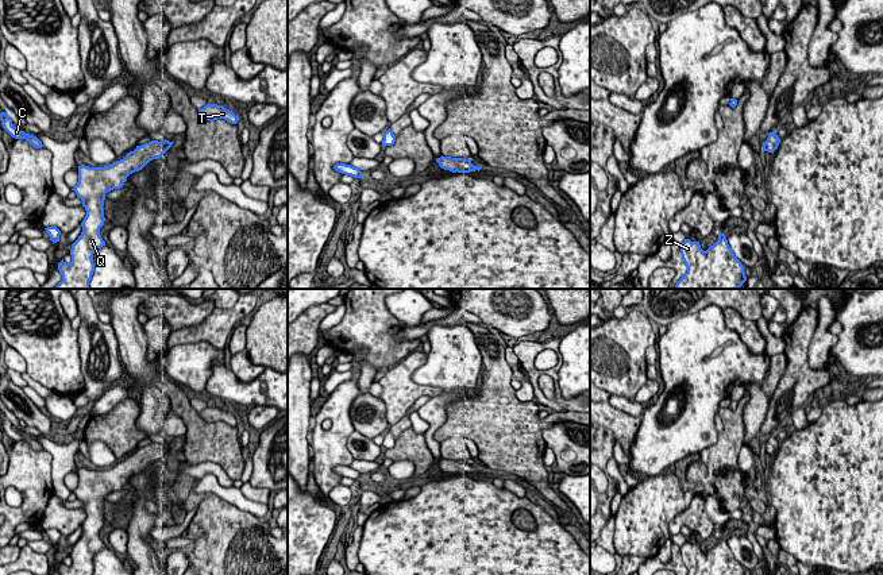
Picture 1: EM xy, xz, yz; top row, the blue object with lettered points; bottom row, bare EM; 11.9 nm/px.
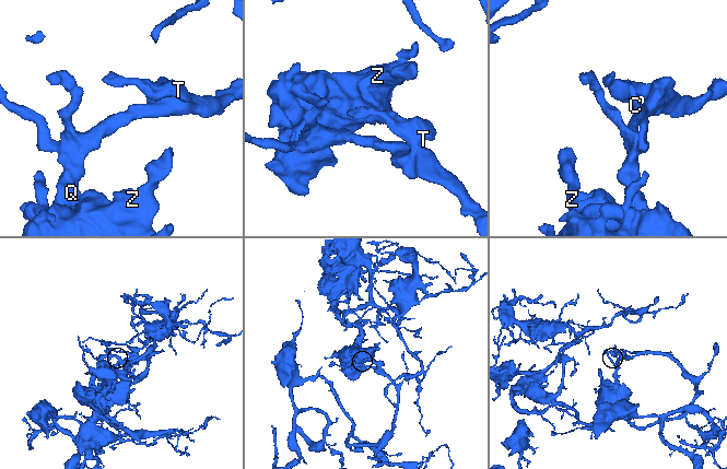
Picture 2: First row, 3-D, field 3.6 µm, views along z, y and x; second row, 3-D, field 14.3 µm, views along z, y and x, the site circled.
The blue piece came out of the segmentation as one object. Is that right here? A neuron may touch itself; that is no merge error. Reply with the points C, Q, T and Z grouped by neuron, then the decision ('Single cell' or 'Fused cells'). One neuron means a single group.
Groups: C Q T Z. Single cell

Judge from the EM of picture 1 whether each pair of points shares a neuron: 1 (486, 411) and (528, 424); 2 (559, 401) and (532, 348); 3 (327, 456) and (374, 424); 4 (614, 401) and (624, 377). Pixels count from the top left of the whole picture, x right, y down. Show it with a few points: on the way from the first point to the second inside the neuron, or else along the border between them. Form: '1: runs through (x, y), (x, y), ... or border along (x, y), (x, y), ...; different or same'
1: runs through (497, 421), (500, 424), (517, 424); same
2: runs through (543, 398), (536, 390), (529, 365); same
3: border along (355, 397), (350, 409), (350, 420), (354, 429); different
4: border along (612, 394), (632, 400); different

